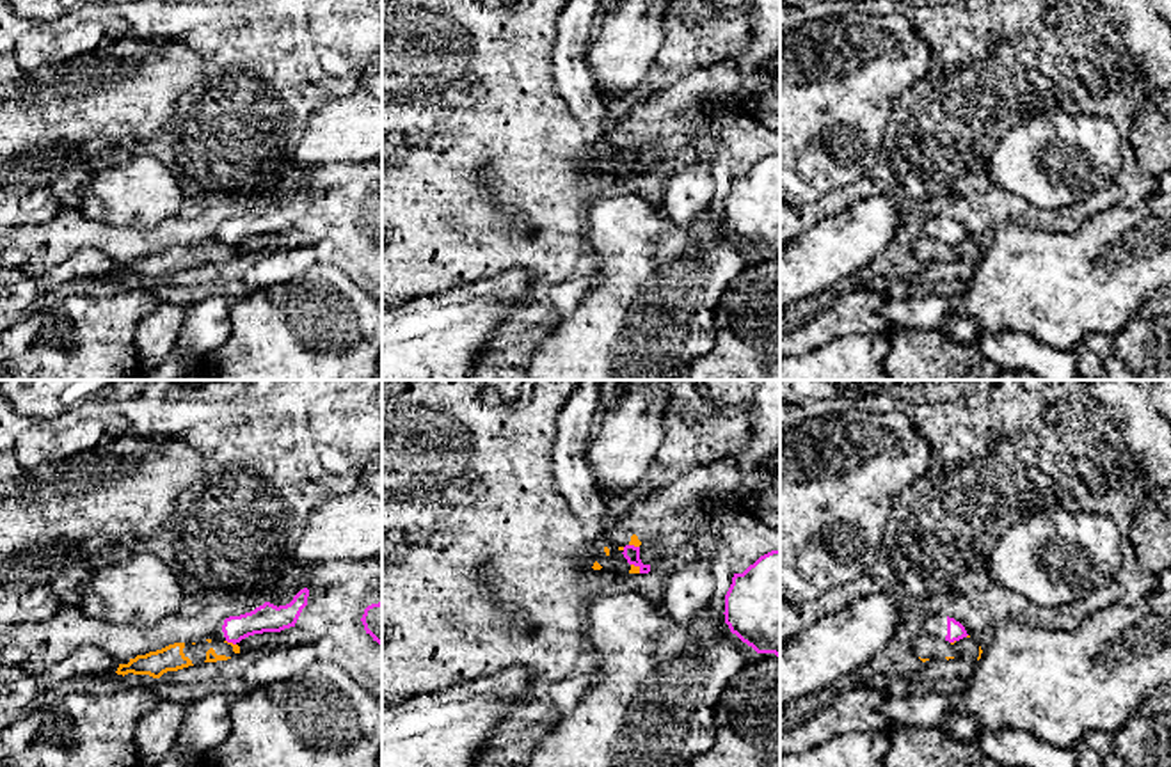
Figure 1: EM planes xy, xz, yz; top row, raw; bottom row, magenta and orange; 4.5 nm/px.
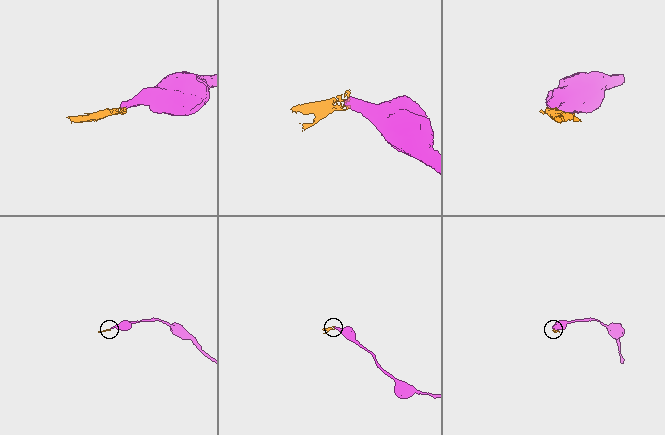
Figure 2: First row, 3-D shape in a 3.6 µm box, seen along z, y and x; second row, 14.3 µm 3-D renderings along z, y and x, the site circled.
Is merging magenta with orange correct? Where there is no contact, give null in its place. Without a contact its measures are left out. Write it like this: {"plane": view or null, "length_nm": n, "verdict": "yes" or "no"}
{"plane": "xz", "length_nm": 60, "verdict": "no"}

